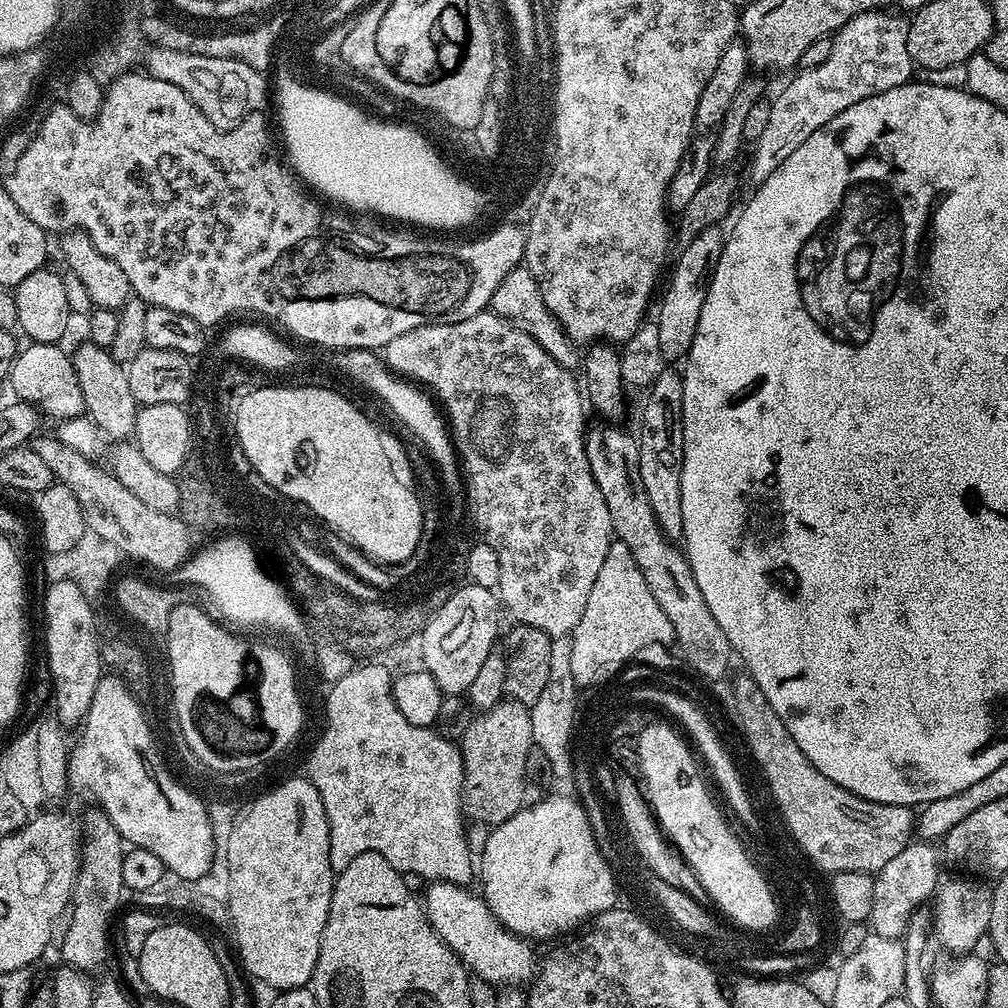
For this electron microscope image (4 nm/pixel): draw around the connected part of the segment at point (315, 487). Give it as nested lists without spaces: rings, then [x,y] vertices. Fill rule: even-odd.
[[[256,386],[244,397],[239,397],[238,403],[238,438],[244,443],[246,449],[246,458],[254,462],[255,469],[259,469],[265,482],[274,486],[274,490],[281,492],[297,503],[304,505],[309,513],[317,521],[323,522],[327,527],[335,529],[340,535],[350,543],[355,544],[365,553],[377,562],[383,562],[388,566],[400,566],[408,562],[415,554],[415,548],[418,546],[420,531],[423,530],[423,510],[416,512],[416,504],[419,500],[412,500],[408,496],[408,490],[402,486],[399,471],[394,467],[393,457],[386,447],[385,437],[380,437],[380,432],[363,416],[361,409],[345,393],[336,392],[330,388],[317,388],[309,386],[280,386],[284,388],[274,388],[278,386]]]

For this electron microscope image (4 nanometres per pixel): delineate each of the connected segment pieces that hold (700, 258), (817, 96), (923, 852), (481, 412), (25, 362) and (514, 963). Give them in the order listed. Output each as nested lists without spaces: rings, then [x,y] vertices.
[[[723,227],[707,228],[688,244],[679,249],[680,257],[672,268],[672,277],[668,280],[668,289],[659,297],[660,313],[654,316],[658,326],[658,343],[665,362],[683,361],[687,357],[690,346],[694,346],[694,334],[698,334],[698,318],[702,318],[702,302],[706,302],[706,290],[712,281],[714,270],[718,266],[718,258],[722,258],[722,250],[726,232]]]
[[[877,10],[850,18],[850,22],[843,24],[839,32],[831,37],[830,58],[826,58],[822,66],[795,73],[797,76],[777,94],[776,100],[771,101],[772,109],[766,130],[762,130],[762,138],[754,142],[753,148],[756,149],[753,150],[752,161],[748,164],[748,176],[753,180],[753,185],[766,182],[766,178],[770,178],[770,174],[774,174],[774,170],[778,170],[778,166],[782,166],[782,162],[786,162],[786,158],[790,158],[790,154],[794,154],[794,150],[798,150],[798,146],[802,146],[802,142],[806,142],[806,138],[814,134],[814,130],[826,126],[830,118],[838,118],[842,110],[850,110],[854,102],[862,102],[862,98],[882,94],[882,90],[894,90],[894,86],[902,86],[913,79],[914,65],[908,49],[908,20],[900,16],[903,15],[892,10]]]
[[[913,842],[906,846],[906,850],[901,850],[893,860],[886,862],[880,872],[875,873],[874,906],[868,915],[873,933],[894,940],[903,937],[911,915],[917,908],[927,905],[933,899],[941,883],[940,860],[942,861],[942,852],[935,843]]]
[[[491,310],[474,314],[474,318],[466,318],[462,322],[427,324],[414,330],[406,330],[406,334],[398,334],[398,338],[386,342],[382,349],[382,360],[393,372],[431,390],[435,399],[444,403],[443,411],[446,413],[446,420],[450,425],[459,459],[462,461],[462,472],[466,477],[467,503],[470,505],[471,519],[476,519],[476,528],[484,535],[481,536],[483,543],[494,546],[494,554],[498,554],[498,563],[502,569],[498,595],[503,611],[507,615],[509,612],[516,624],[538,626],[538,630],[542,630],[547,636],[571,637],[578,622],[582,622],[586,601],[590,599],[590,586],[594,586],[594,578],[598,578],[598,569],[602,567],[602,561],[606,559],[606,550],[610,550],[614,539],[610,510],[606,510],[606,498],[602,498],[602,490],[598,490],[598,482],[594,482],[594,474],[590,472],[590,462],[586,458],[586,400],[577,377],[575,380],[569,369],[554,362],[554,358],[550,358],[550,354],[546,354],[546,350],[542,350],[542,346],[538,346],[538,342],[534,342],[530,334],[522,334],[522,330],[518,330],[513,324],[507,324]]]
[[[29,343],[27,347],[21,347],[17,351],[16,359],[12,362],[12,371],[8,373],[7,383],[12,384],[13,390],[16,391],[15,399],[31,404],[45,417],[53,416],[53,421],[56,422],[85,415],[82,386],[78,386],[78,374],[74,374],[71,355],[67,351],[64,353],[60,344]]]
[[[437,880],[427,885],[428,893],[422,896],[424,912],[432,928],[444,940],[445,944],[456,953],[465,968],[472,976],[481,976],[483,980],[497,986],[506,984],[527,985],[535,977],[538,971],[538,958],[531,943],[523,936],[516,936],[503,924],[490,910],[490,906],[484,900],[479,891],[471,892],[471,887],[463,884],[451,884],[445,880]]]

